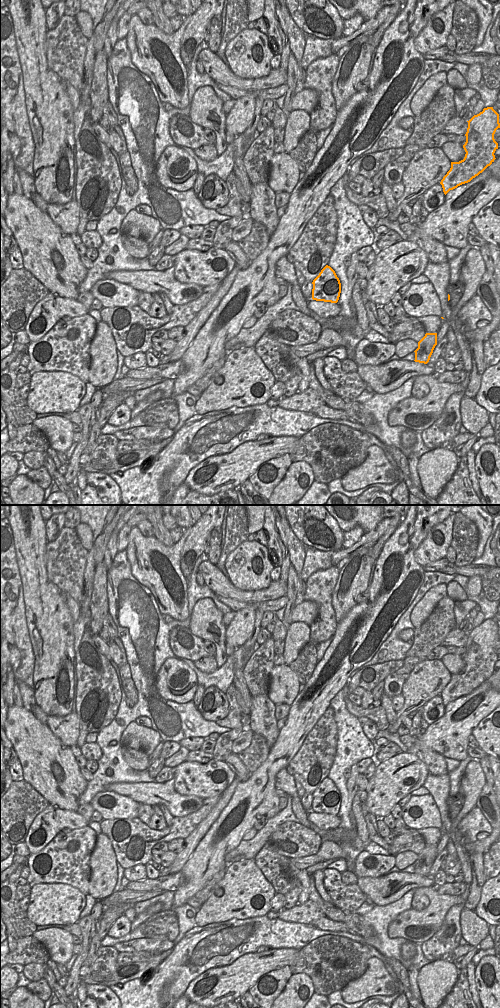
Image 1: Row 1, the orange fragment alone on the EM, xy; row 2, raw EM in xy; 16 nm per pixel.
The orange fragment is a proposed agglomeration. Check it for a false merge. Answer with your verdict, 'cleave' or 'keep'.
keep

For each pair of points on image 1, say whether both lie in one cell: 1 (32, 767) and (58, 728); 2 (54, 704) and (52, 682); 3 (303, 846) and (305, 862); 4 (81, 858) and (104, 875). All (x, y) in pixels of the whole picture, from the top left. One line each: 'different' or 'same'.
1: different
2: same
3: different
4: different

